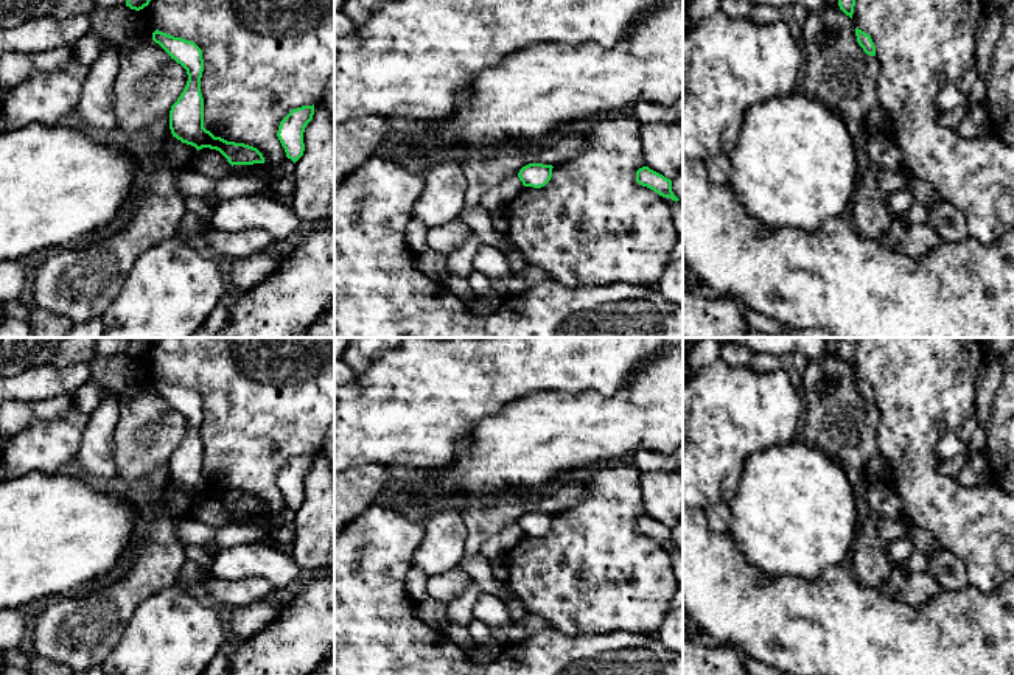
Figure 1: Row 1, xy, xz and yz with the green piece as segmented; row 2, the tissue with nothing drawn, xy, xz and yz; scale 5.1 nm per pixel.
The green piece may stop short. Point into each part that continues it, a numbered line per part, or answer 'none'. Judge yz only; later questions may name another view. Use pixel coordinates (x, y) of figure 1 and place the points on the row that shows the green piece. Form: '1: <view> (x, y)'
none

